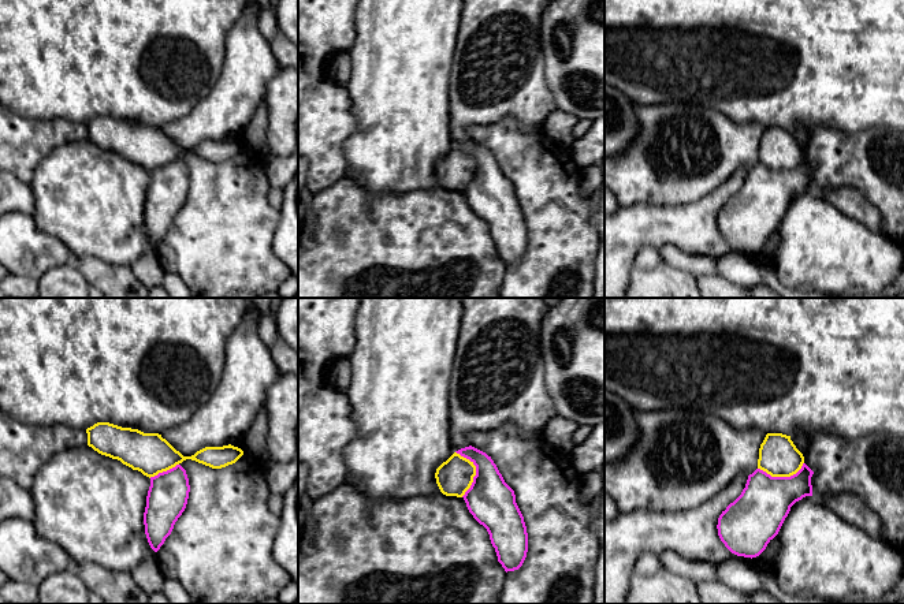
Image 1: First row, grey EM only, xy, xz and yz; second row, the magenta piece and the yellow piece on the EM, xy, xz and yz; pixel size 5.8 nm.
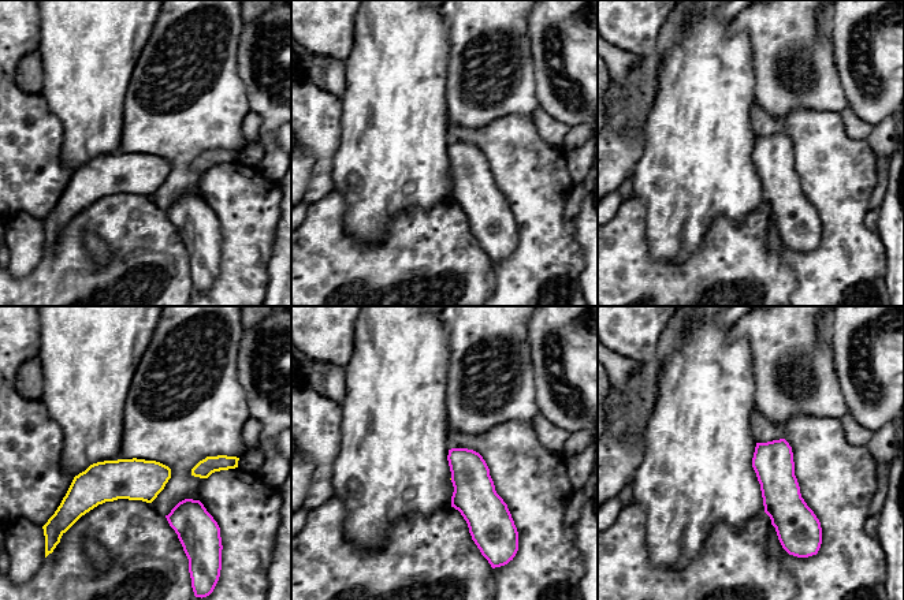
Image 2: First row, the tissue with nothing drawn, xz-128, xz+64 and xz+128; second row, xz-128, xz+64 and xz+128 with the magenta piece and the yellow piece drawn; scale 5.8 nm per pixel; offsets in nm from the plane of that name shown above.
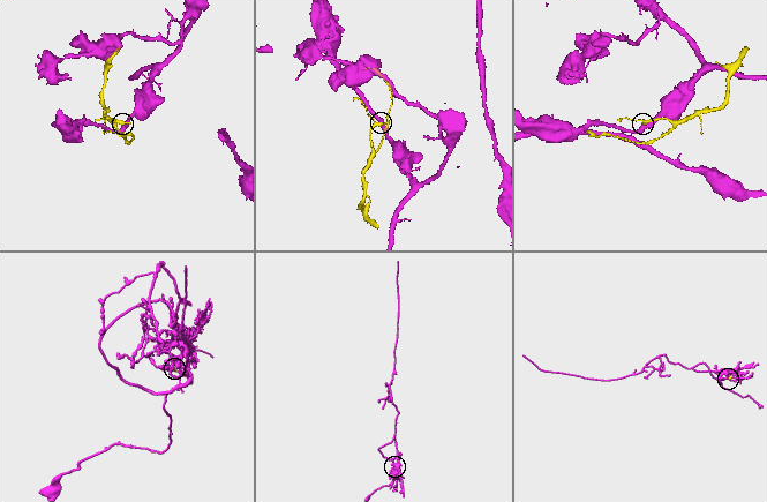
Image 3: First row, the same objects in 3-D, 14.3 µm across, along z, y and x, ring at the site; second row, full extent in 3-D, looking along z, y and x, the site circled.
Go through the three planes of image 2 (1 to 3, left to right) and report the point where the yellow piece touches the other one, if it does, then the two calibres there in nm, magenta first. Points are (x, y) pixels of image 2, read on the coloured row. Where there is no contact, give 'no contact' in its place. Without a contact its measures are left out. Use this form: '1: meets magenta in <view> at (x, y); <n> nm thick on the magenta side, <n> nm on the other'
1: no contact
2: no contact
3: no contact

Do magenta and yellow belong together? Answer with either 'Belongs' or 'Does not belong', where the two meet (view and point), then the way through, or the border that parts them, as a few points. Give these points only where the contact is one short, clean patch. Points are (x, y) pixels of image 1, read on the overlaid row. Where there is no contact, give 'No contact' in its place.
Does not belong. Touches magenta at xz (476, 472). Boundary: xz (456, 451), (475, 466), (473, 481), (461, 496)

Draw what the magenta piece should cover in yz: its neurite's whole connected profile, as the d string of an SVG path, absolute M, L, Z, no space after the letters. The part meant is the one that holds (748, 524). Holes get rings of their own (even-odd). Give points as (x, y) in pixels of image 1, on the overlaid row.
M633 409L633 415L639 440L618 463L604 465L604 492L621 514L691 510L714 497L739 473L747 473L745 488L722 511L717 529L732 553L752 559L778 534L790 507L803 497L812 496L814 471L806 463L790 477L771 477L758 467L759 448L766 437L758 429L737 429L719 417L676 409Z

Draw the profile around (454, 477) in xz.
M454 452L435 473L436 484L446 496L462 497L470 488L476 466L469 459Z

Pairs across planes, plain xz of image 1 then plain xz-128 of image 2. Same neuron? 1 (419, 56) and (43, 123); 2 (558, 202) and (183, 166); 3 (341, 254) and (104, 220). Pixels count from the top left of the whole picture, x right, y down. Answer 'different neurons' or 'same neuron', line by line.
1: different neurons
2: different neurons
3: same neuron

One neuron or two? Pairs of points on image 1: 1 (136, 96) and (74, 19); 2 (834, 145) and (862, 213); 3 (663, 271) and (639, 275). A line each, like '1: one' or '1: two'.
1: one
2: two
3: one

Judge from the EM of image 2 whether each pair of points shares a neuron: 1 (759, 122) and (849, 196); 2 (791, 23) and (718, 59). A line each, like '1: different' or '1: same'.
1: same
2: different

